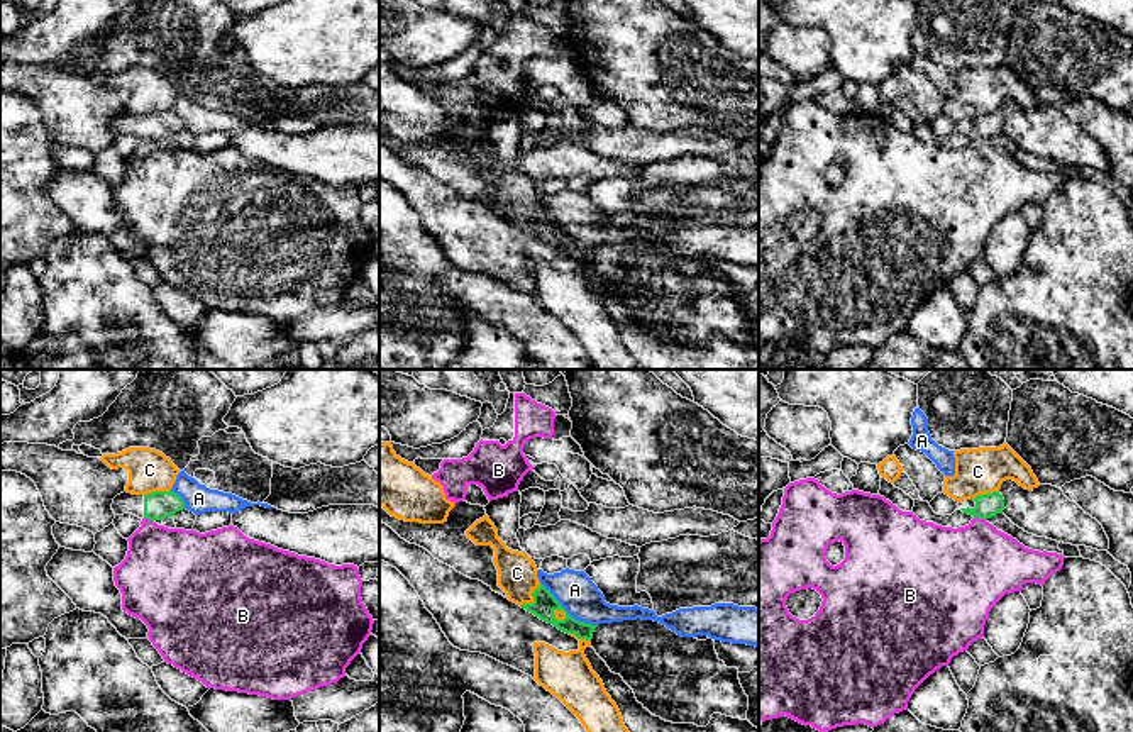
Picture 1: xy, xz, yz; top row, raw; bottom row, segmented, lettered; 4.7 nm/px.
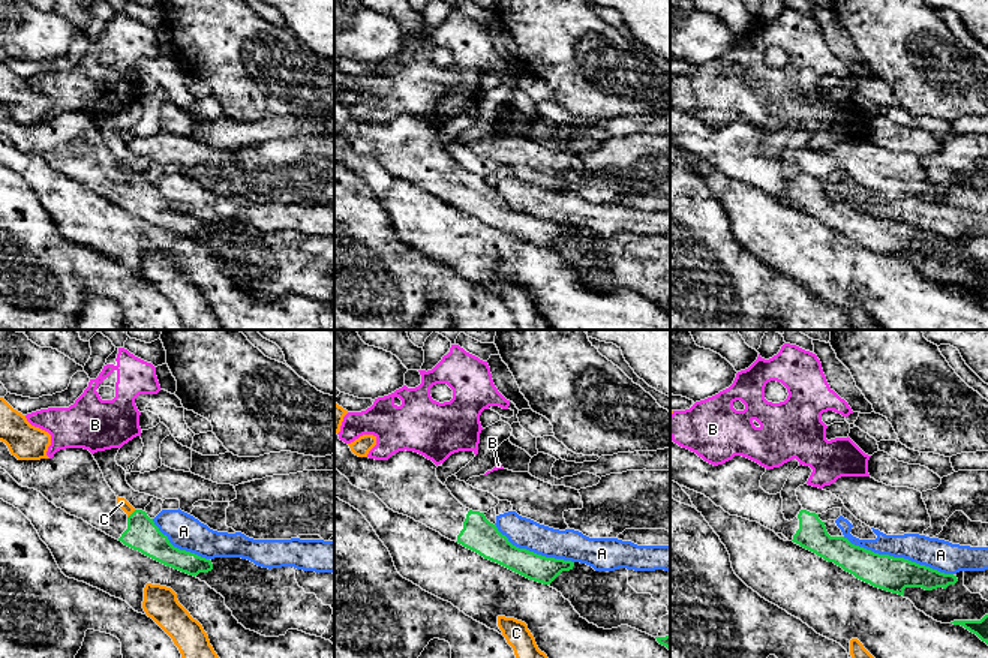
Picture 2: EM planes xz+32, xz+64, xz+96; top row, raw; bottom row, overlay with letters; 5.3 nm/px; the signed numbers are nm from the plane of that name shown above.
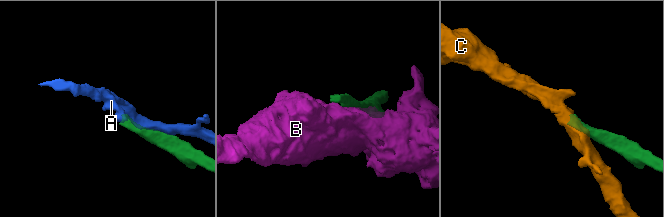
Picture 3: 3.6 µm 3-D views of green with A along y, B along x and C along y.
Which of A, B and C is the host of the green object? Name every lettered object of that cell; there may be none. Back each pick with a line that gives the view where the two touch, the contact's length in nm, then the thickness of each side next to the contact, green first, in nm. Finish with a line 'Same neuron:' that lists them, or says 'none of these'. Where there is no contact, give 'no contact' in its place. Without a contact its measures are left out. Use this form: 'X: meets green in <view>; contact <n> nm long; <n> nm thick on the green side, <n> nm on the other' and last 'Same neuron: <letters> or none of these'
Same neuron: none of these

